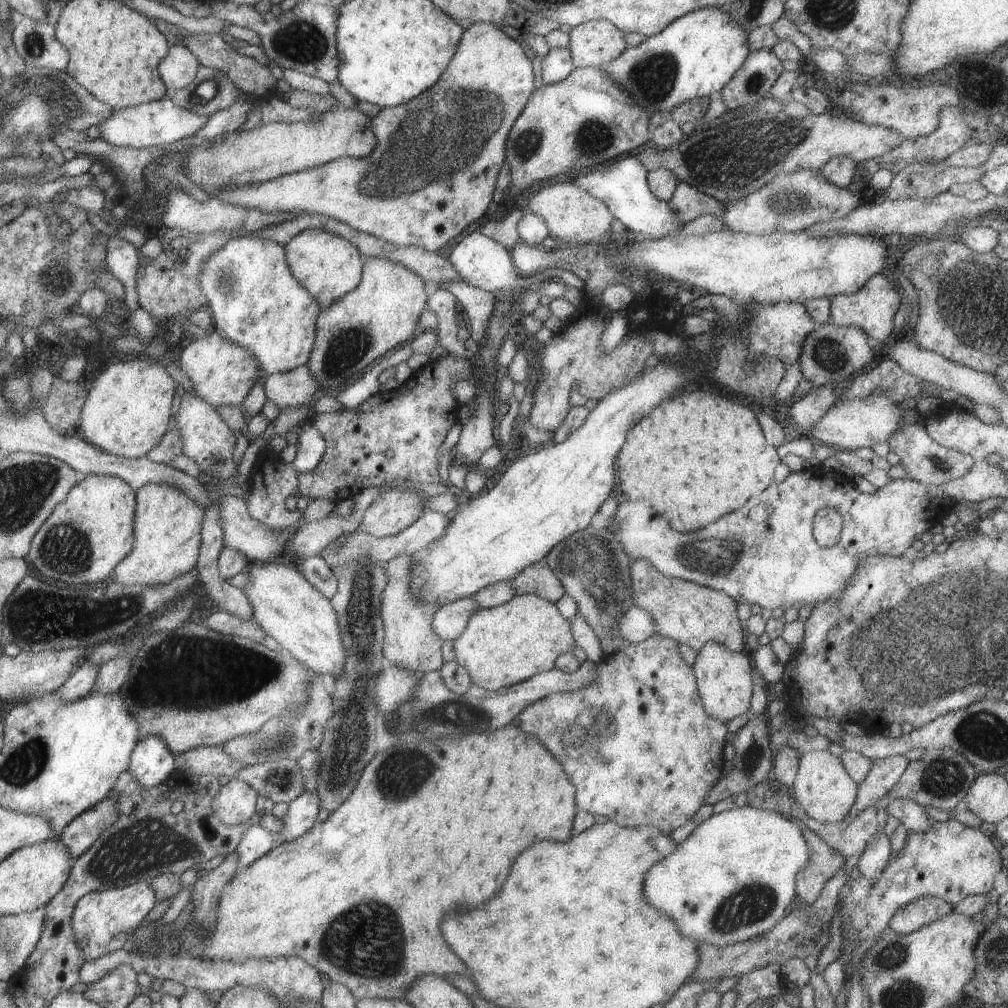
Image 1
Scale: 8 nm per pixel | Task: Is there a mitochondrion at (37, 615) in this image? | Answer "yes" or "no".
yes

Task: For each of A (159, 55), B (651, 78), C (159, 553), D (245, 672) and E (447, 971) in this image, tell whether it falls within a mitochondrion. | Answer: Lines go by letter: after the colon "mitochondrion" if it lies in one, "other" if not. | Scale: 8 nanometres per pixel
A: other
B: mitochondrion
C: other
D: mitochondrion
E: other

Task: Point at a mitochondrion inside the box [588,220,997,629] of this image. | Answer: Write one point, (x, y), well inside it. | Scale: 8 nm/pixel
(709, 557)

